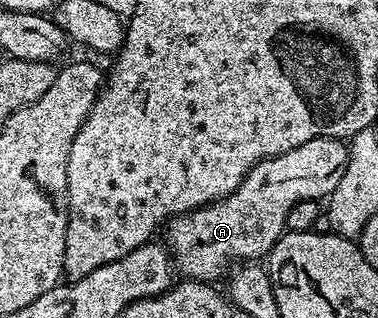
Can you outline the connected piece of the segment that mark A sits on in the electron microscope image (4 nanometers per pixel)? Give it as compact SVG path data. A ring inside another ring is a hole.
M316 138L307 140L307 144L299 144L299 148L291 148L291 152L255 164L255 168L251 168L251 172L241 181L239 188L235 188L226 198L200 206L189 214L178 214L177 217L168 220L163 230L163 242L170 258L173 259L174 267L180 273L182 270L186 279L213 284L218 281L216 278L224 279L234 264L264 259L281 239L282 234L286 233L287 212L291 212L291 208L295 208L297 202L328 199L335 184L339 184L343 177L343 172L347 172L348 159L349 148L342 139Z

